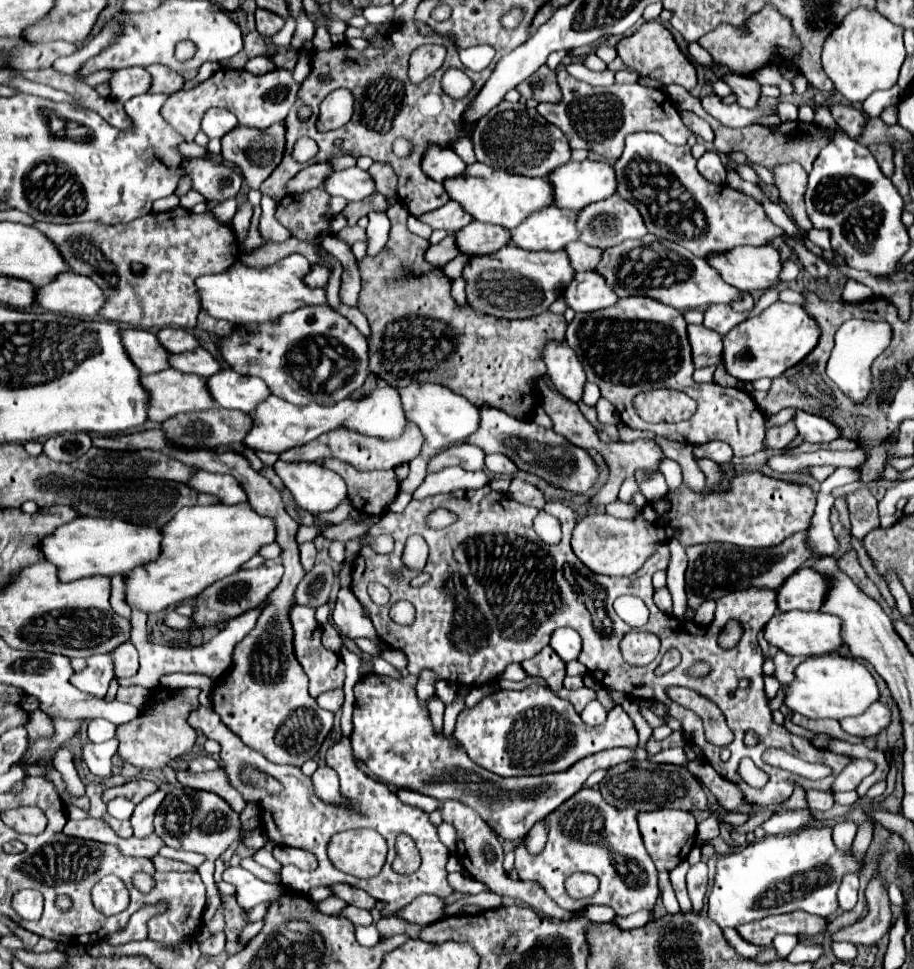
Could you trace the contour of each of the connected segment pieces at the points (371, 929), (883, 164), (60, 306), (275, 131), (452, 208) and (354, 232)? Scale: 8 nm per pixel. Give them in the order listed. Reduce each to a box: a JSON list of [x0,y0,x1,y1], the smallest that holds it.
[[354,922,380,946],[870,144,894,178],[36,270,104,318],[222,124,284,190],[418,200,472,234],[340,226,367,244]]

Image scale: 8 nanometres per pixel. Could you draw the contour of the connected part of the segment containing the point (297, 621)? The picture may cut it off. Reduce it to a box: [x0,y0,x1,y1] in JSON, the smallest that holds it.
[288,606,344,698]

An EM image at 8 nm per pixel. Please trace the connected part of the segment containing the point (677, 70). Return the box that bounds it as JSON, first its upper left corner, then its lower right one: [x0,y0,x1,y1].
[616,22,698,90]

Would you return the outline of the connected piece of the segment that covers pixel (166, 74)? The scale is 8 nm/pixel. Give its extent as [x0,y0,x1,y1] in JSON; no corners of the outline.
[146,64,186,94]

